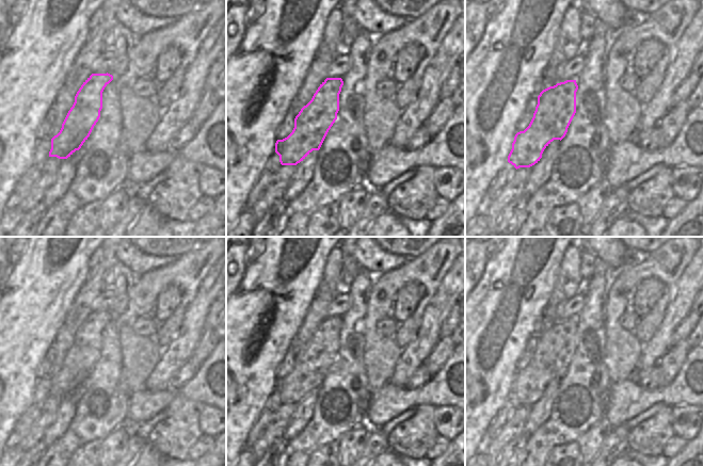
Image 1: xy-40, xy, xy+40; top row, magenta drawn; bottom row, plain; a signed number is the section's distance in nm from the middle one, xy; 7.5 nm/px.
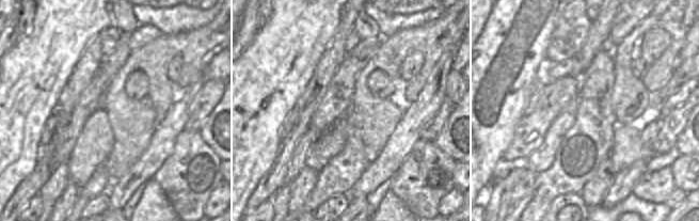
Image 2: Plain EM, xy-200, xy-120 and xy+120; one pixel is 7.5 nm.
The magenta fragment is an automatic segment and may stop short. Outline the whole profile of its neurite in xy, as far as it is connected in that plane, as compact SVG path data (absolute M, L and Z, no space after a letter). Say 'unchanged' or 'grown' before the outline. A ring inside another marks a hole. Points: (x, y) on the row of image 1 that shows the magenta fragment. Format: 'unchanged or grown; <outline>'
unchanged; M326 78L294 118L292 132L275 143L282 165L297 165L313 150L319 150L337 119L341 78Z

